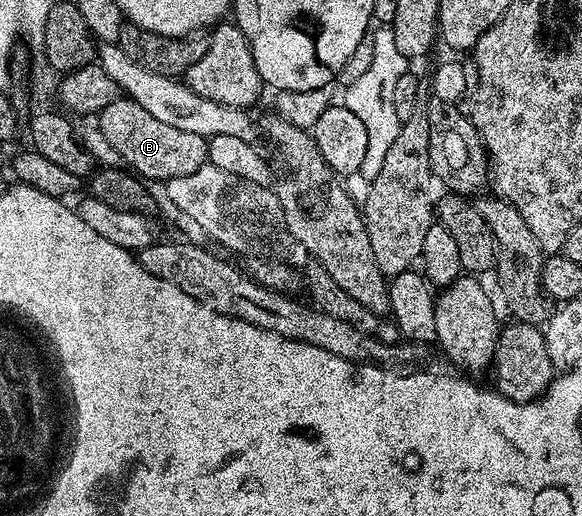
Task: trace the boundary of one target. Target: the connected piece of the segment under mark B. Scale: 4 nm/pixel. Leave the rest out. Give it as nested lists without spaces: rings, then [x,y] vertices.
[[[129,98],[110,102],[110,106],[98,113],[99,120],[98,131],[105,145],[109,149],[112,147],[125,160],[123,163],[145,181],[166,182],[170,178],[180,178],[182,174],[192,174],[208,159],[208,141],[205,137],[166,126],[166,122],[158,122],[154,114],[142,110],[138,102]]]

